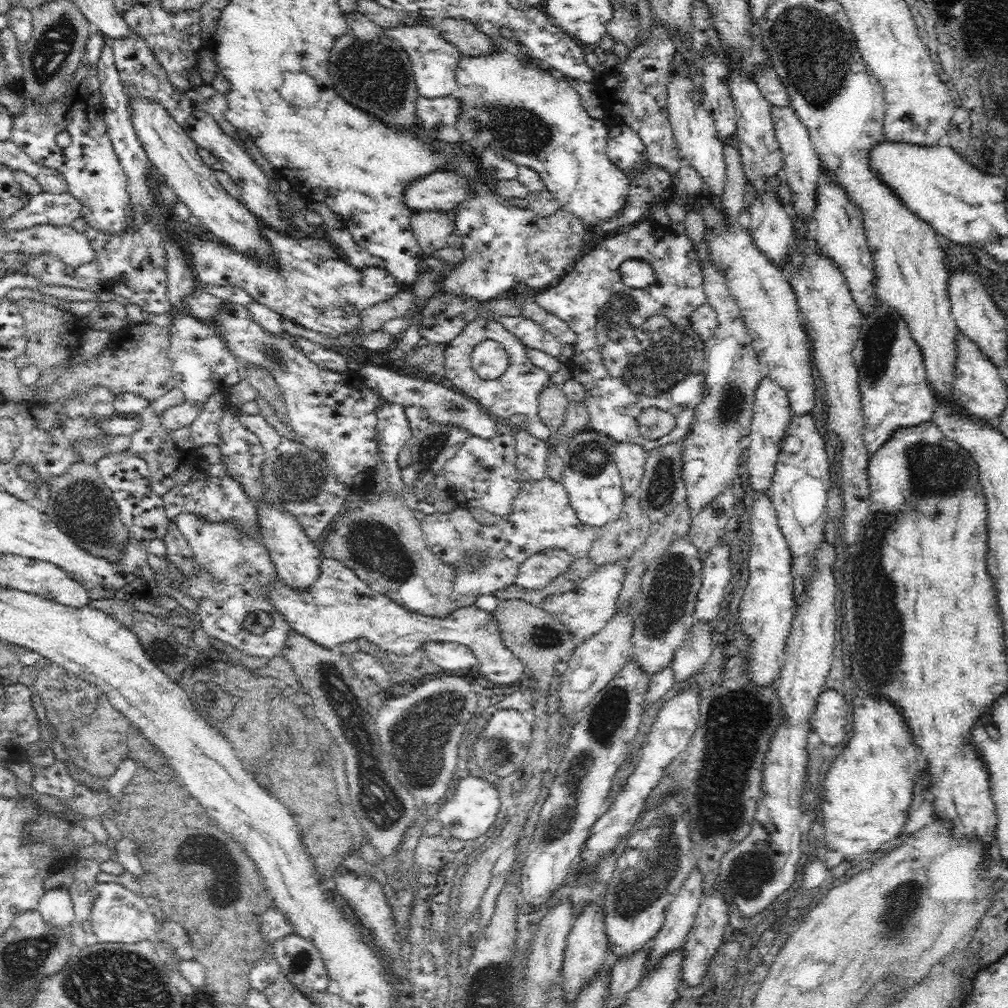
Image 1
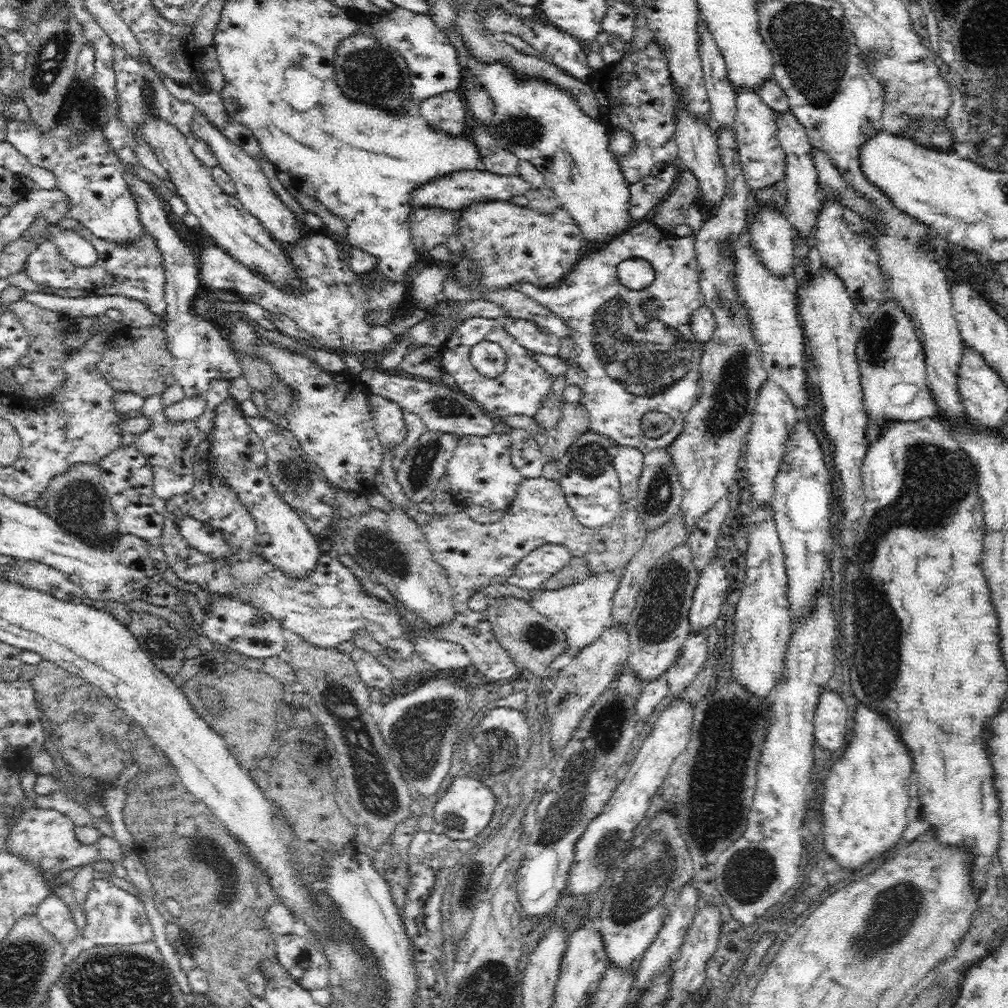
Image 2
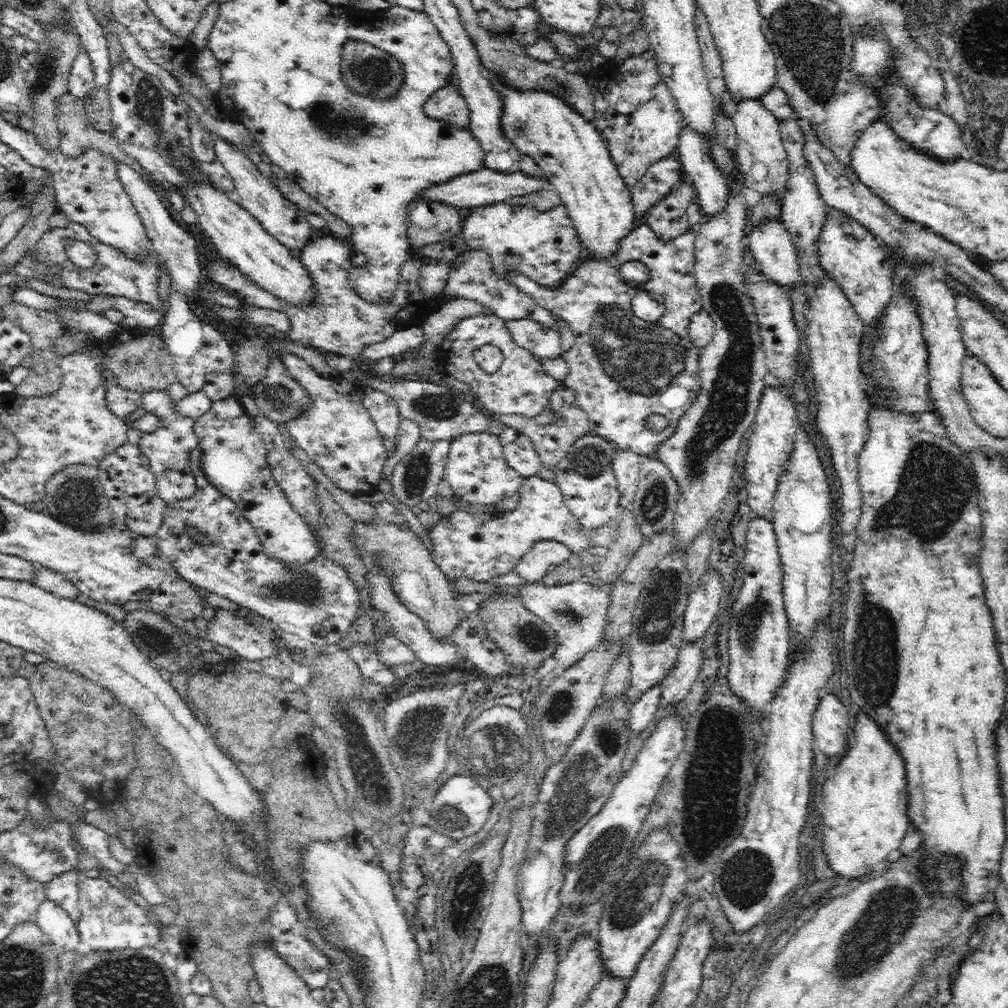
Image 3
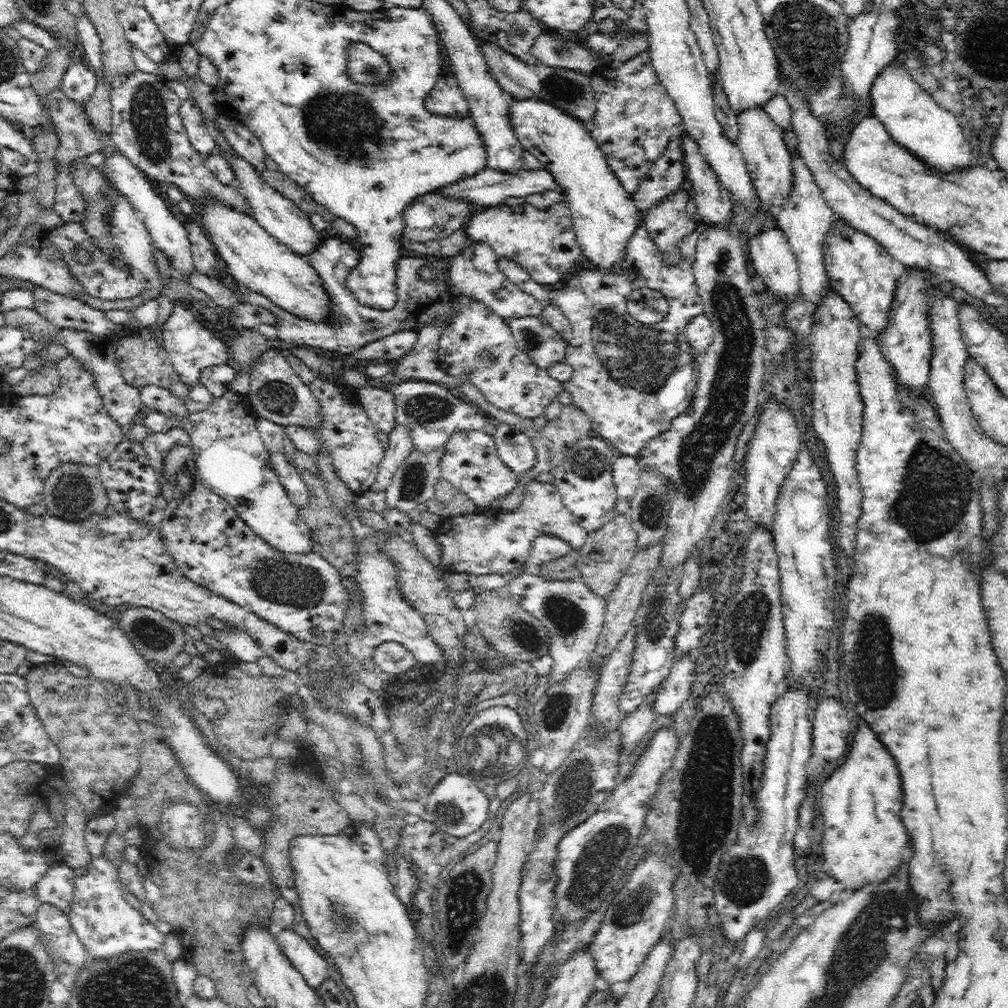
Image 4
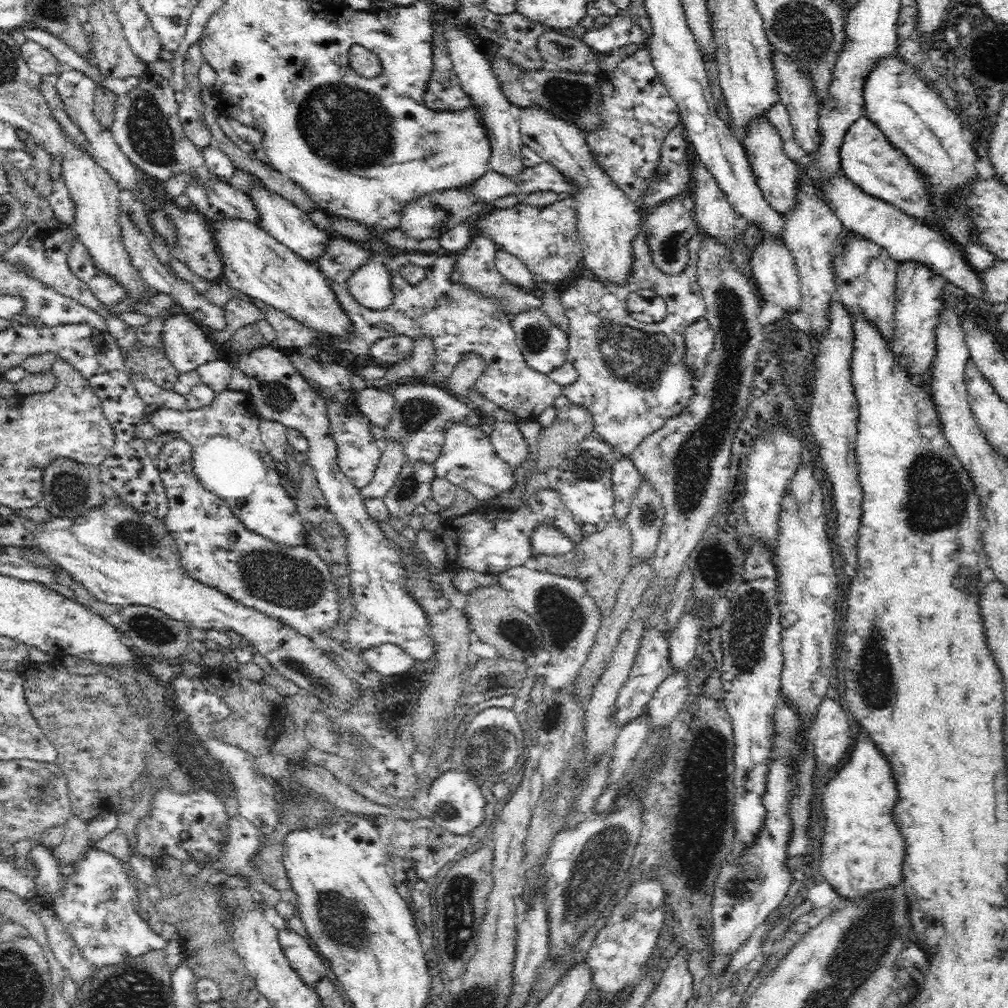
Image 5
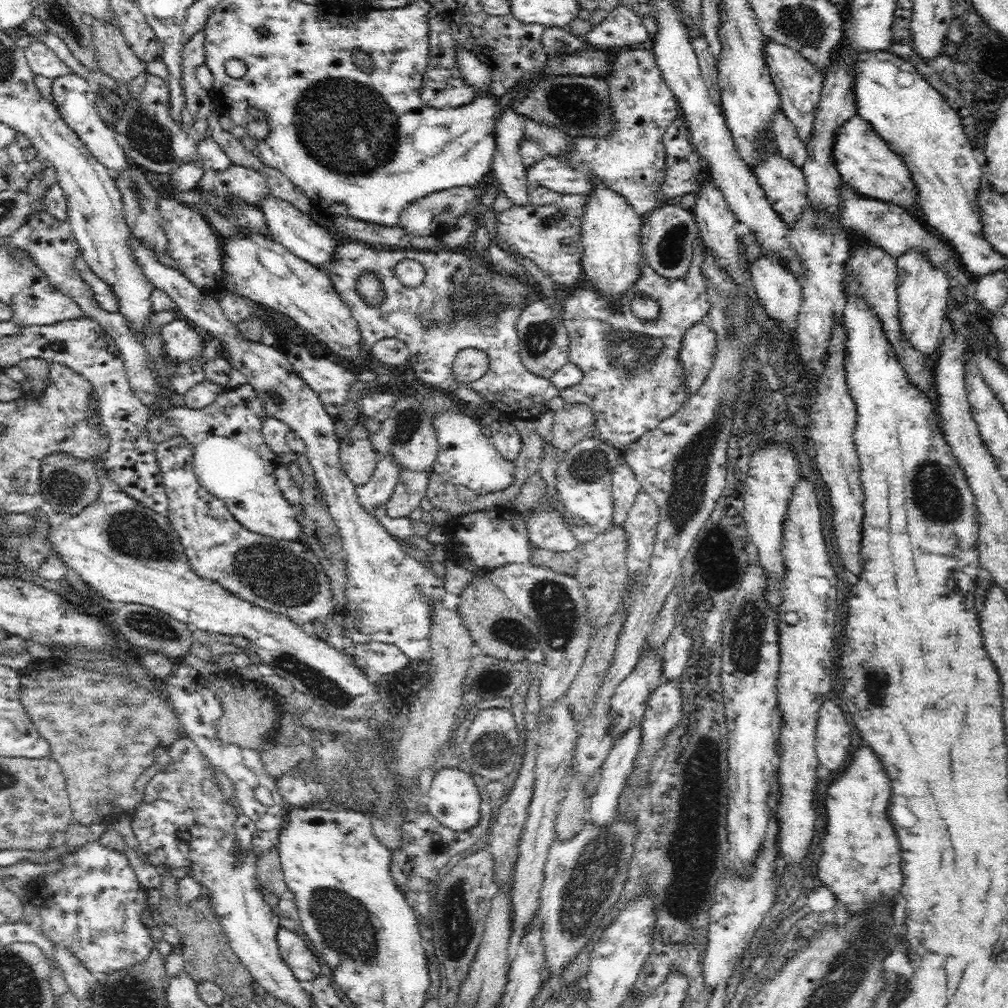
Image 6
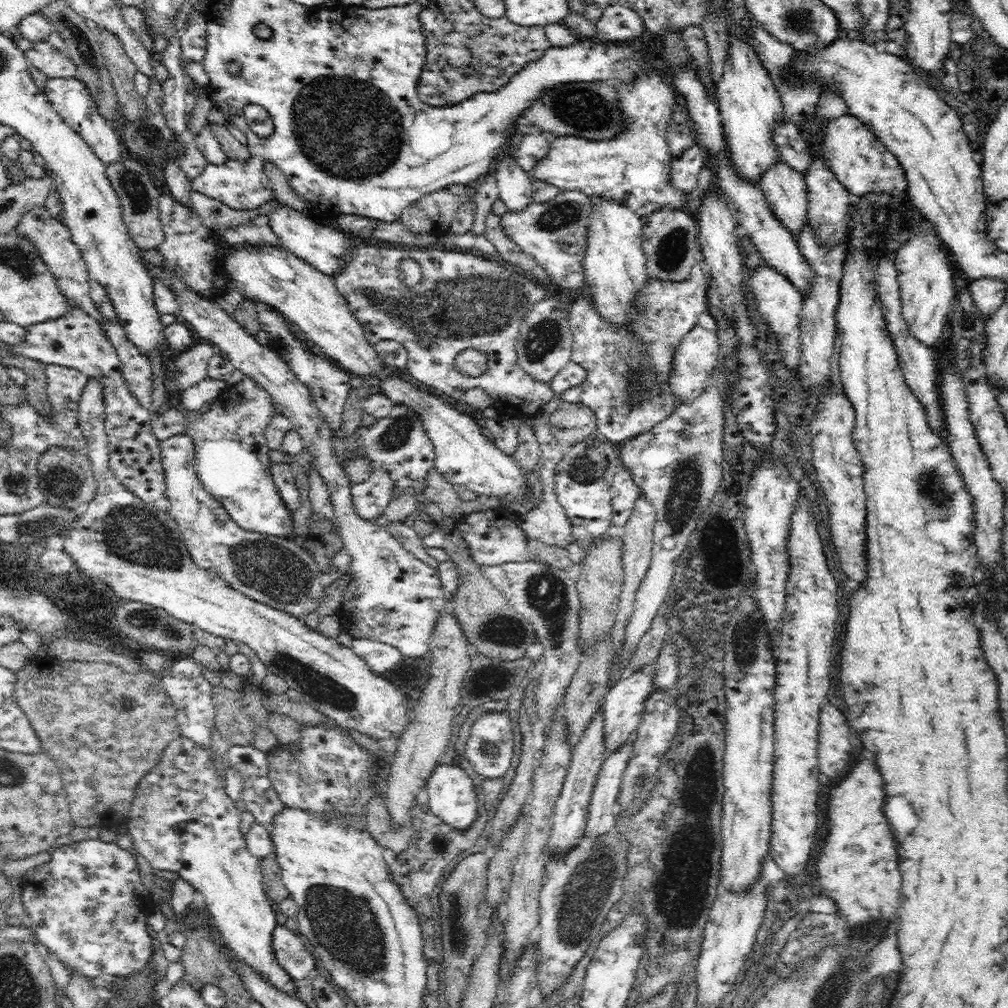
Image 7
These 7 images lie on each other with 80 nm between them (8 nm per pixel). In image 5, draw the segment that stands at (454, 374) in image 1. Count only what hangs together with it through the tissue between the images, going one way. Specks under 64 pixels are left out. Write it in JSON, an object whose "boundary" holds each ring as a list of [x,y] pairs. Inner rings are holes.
{"boundary":[[[332,237],[328,241],[324,254],[316,260],[322,274],[329,280],[329,285],[351,320],[353,329],[347,339],[330,337],[306,327],[285,312],[267,306],[264,301],[259,301],[254,297],[249,298],[254,305],[266,313],[266,320],[272,325],[276,335],[274,345],[281,349],[303,348],[312,351],[316,346],[324,343],[331,344],[340,350],[348,350],[355,355],[364,355],[369,354],[370,347],[382,338],[406,335],[414,342],[417,338],[430,335],[436,347],[434,368],[430,374],[424,374],[424,378],[442,382],[451,375],[462,358],[462,354],[475,352],[484,358],[486,366],[473,384],[474,389],[497,407],[514,413],[520,420],[536,420],[546,408],[554,405],[557,397],[563,394],[563,386],[554,382],[549,375],[542,374],[528,366],[511,325],[512,317],[501,310],[497,300],[488,298],[485,294],[461,282],[452,281],[453,270],[457,265],[456,254],[422,251],[410,251],[392,256],[388,254],[386,263],[390,271],[394,298],[392,304],[384,310],[363,307],[357,300],[354,300],[349,289],[350,275],[358,267],[366,264],[368,257],[369,251],[357,246],[354,242]],[[408,262],[425,268],[426,278],[416,285],[408,283],[400,275],[400,268]]]}

